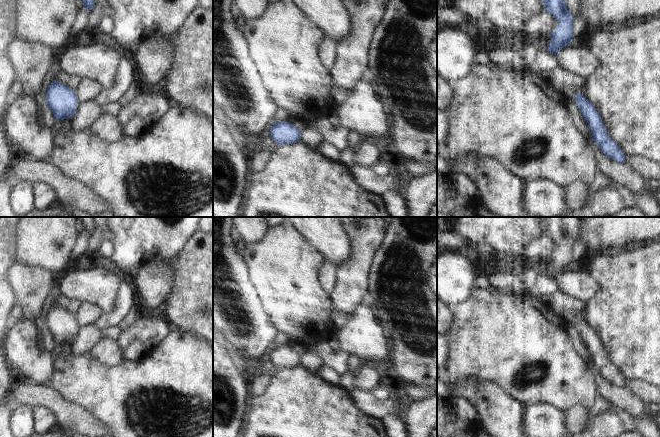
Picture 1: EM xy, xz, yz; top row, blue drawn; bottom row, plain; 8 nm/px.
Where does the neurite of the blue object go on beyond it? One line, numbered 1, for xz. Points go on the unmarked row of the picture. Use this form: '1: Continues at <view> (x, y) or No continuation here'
1: No continuation here

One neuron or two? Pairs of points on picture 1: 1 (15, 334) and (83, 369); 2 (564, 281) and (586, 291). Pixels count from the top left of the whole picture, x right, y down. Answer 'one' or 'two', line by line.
1: two
2: one

